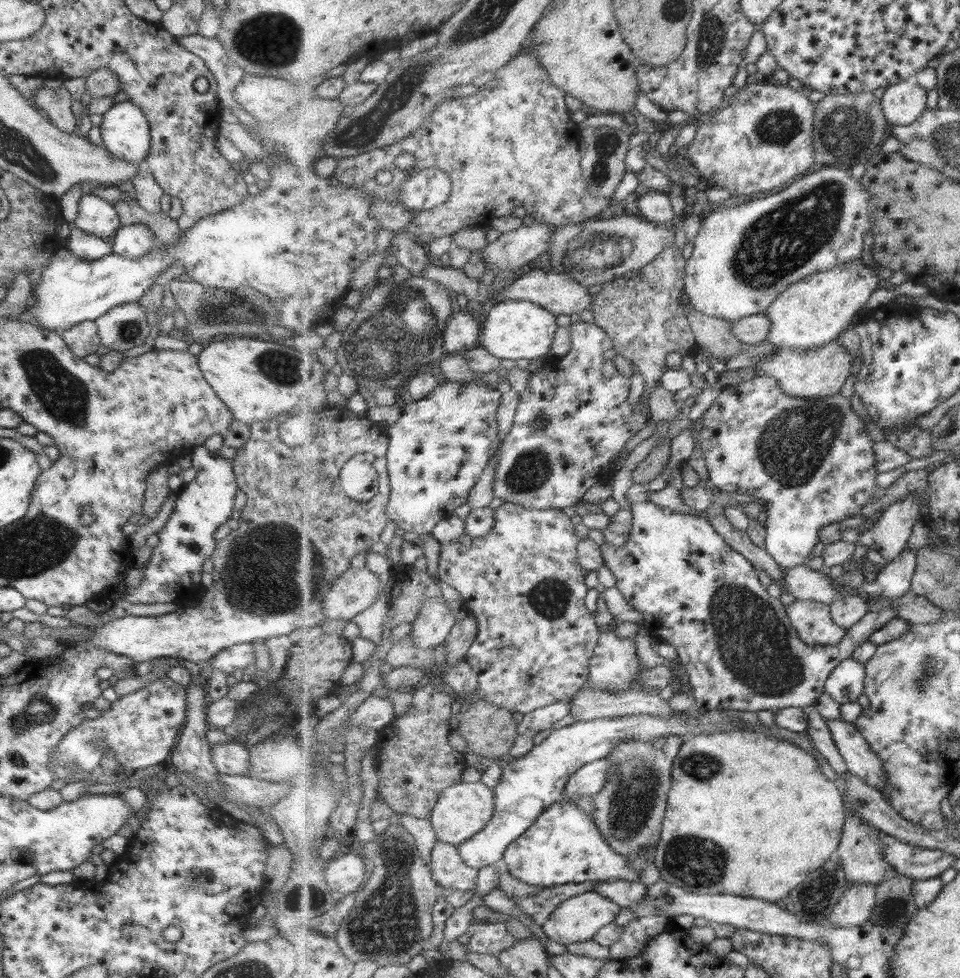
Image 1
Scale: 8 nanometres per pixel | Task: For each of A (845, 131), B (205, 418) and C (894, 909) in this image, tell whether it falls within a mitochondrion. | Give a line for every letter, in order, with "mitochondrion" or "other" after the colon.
A: mitochondrion
B: other
C: mitochondrion

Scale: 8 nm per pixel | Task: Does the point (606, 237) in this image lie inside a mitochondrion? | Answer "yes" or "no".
yes

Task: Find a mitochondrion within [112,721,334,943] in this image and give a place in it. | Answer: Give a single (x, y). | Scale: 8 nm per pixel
(300, 898)

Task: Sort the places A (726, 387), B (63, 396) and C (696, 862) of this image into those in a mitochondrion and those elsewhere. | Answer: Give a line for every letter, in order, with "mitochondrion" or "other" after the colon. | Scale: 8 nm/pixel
A: other
B: mitochondrion
C: mitochondrion

